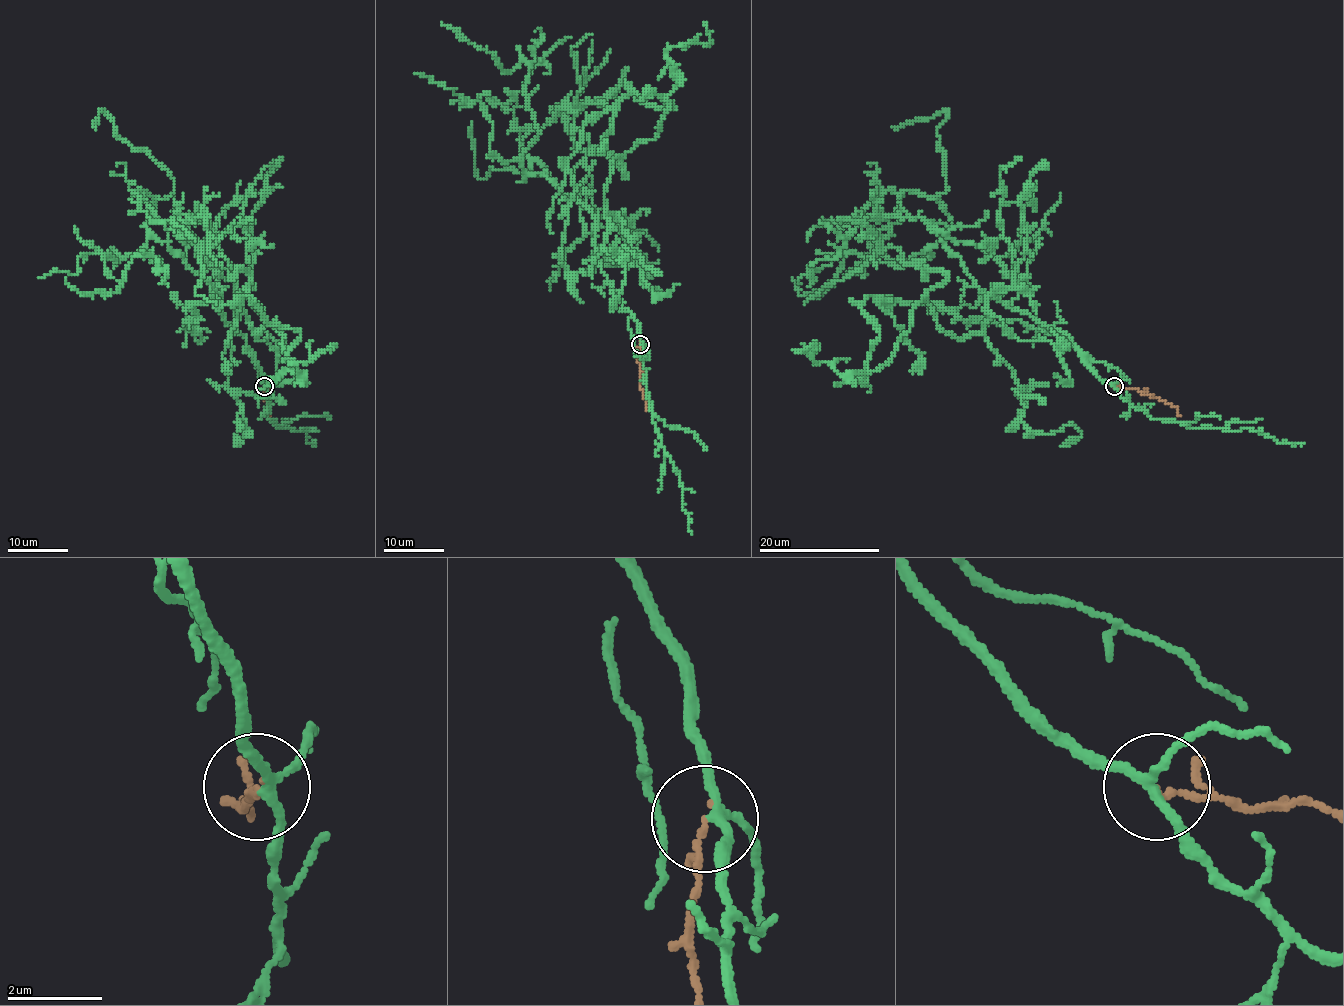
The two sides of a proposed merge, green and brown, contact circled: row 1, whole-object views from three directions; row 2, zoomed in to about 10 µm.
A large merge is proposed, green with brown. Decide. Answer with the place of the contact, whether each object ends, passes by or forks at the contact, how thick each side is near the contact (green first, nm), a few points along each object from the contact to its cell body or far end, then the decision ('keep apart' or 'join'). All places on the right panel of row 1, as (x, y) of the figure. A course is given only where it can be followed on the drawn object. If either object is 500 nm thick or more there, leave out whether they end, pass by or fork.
place (1114, 386); green forks; brown passes by; calibres 170 and 70 nm; course green (1113, 386), (901, 194), (880, 246), (946, 278), (869, 370), (869, 296), (1071, 338); course brown (1113, 386), (1134, 388), (1142, 394), (1154, 395), (1172, 404), (1180, 416); join

